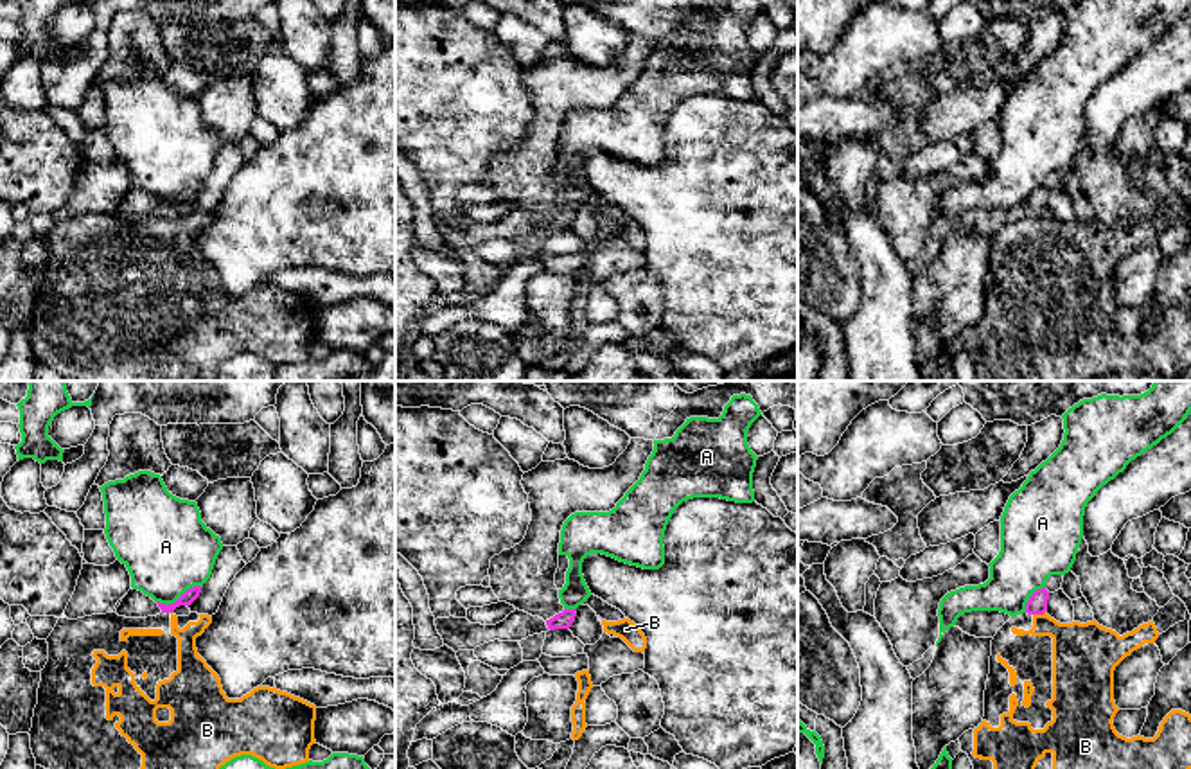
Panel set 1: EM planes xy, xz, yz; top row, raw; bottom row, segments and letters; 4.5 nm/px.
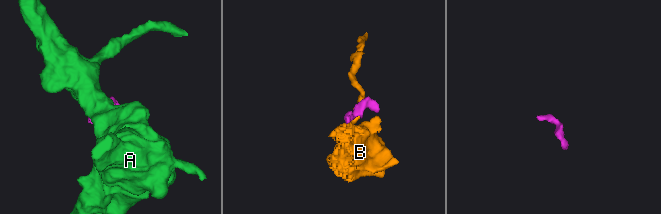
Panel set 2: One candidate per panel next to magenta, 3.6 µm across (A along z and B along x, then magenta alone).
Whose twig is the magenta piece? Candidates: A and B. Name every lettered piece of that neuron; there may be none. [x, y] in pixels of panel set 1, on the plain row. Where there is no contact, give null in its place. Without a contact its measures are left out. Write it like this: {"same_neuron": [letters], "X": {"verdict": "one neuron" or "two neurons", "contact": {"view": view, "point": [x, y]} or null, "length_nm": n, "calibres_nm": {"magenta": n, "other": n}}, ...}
{"same_neuron": [], "A": {"verdict": "two neurons", "contact": {"view": "xy", "point": [180, 194]}, "length_nm": 220, "calibres_nm": {"magenta": 60, "other": 400}}, "B": {"verdict": "two neurons", "contact": {"view": "yz", "point": [1039, 211]}, "length_nm": 60, "calibres_nm": {"magenta": 90, "other": 260}}}

